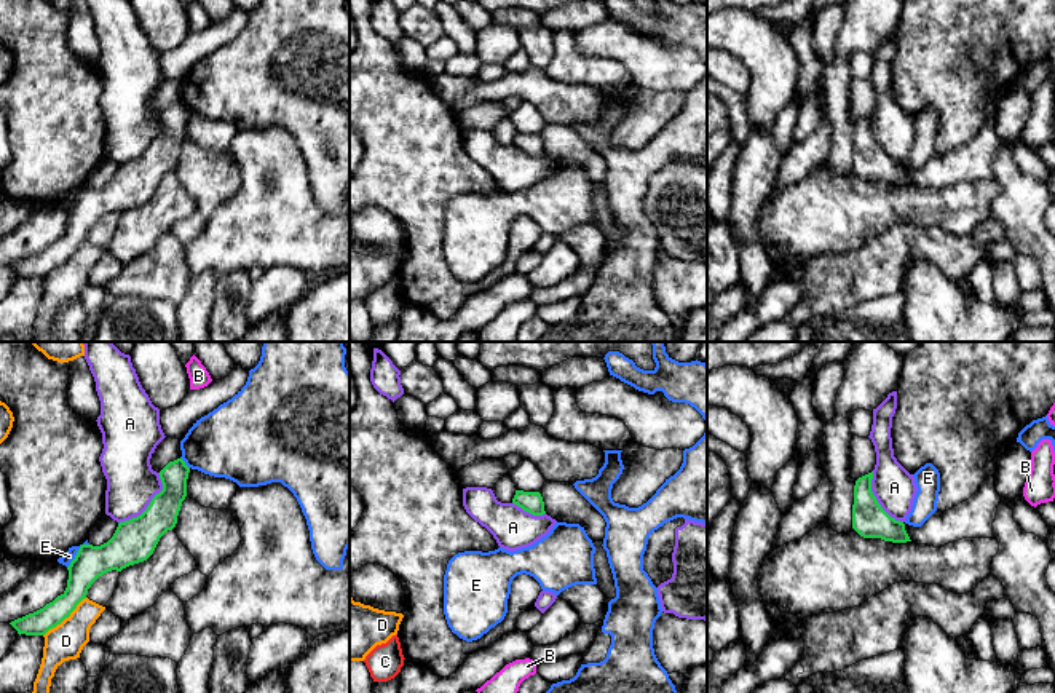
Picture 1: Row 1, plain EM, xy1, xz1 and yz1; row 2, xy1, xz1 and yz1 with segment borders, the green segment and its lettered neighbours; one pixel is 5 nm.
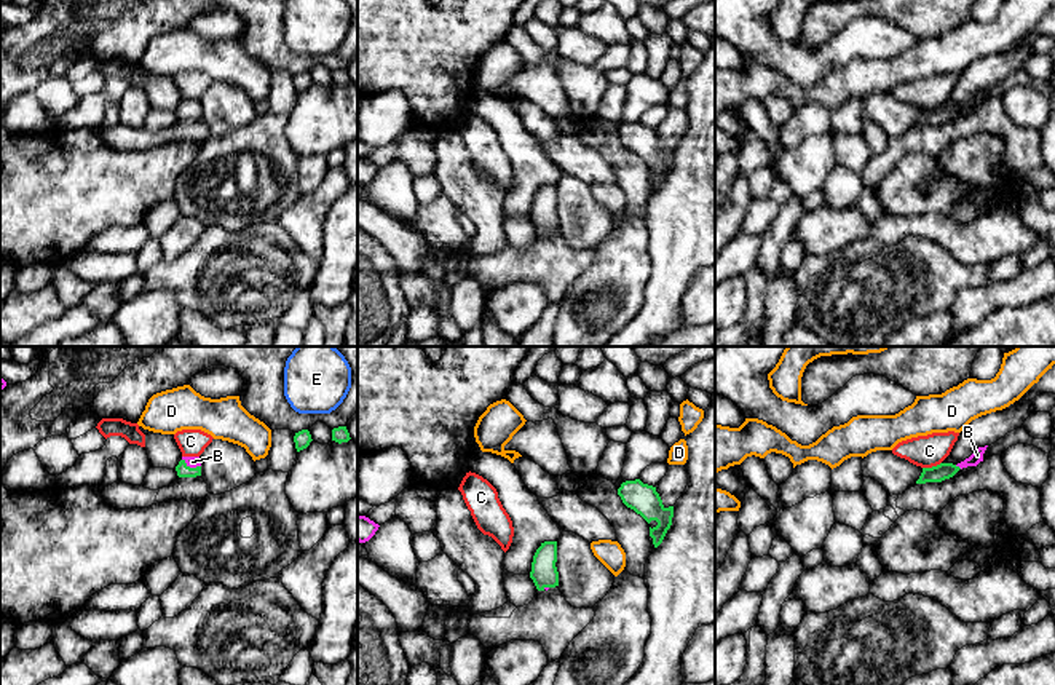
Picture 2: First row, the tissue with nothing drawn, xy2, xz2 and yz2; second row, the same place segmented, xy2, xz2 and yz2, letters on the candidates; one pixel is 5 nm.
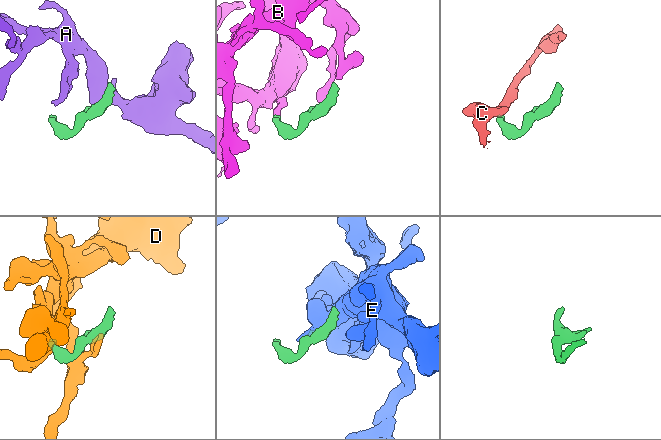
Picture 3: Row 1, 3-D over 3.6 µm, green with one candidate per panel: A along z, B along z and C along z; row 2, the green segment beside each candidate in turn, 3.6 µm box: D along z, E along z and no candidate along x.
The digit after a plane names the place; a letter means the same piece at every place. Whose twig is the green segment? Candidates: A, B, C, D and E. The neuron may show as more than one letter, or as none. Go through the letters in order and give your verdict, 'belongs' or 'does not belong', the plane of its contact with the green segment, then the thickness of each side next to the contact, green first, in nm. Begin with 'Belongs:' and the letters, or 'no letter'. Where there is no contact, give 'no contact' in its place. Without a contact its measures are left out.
Belongs: B
A: does not belong; contact in xy1; calibres 220 and 260 nm
B: belongs; contact in xy2; calibres 70 and 60 nm
C: does not belong; contact in yz2; calibres 90 and 160 nm
D: does not belong; contact in xy1; calibres 160 and 180 nm
E: does not belong; contact in xy1; calibres 180 and 60 nm

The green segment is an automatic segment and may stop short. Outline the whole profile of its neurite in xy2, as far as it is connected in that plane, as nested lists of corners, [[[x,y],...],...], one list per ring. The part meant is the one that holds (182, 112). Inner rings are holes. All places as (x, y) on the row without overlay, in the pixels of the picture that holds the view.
[[[182,99],[176,109],[179,120],[196,120],[201,118],[201,104],[200,99]]]

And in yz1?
[[[873,113],[859,120],[854,128],[852,171],[863,180],[881,180],[892,185],[911,184],[905,166],[891,160],[871,134]]]

